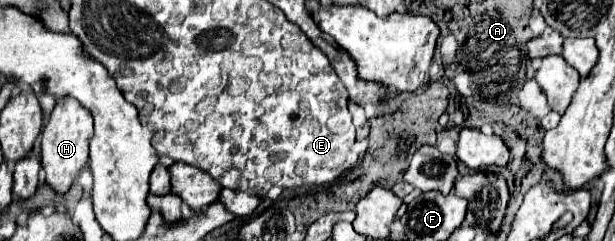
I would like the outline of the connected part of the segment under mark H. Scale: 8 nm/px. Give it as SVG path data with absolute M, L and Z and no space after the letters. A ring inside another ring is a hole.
M62 97L56 101L56 107L40 135L40 159L42 169L46 173L46 183L58 191L66 193L72 185L72 181L80 175L80 171L88 163L88 147L92 139L92 115L74 99L74 97Z

